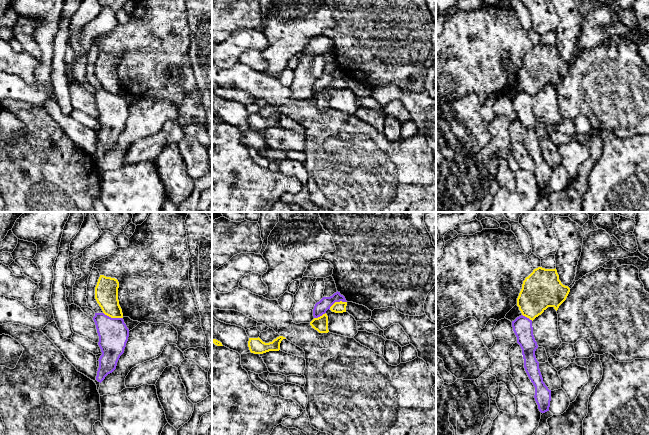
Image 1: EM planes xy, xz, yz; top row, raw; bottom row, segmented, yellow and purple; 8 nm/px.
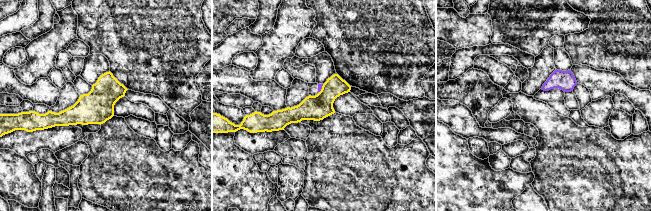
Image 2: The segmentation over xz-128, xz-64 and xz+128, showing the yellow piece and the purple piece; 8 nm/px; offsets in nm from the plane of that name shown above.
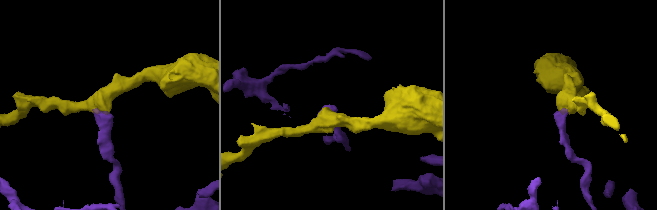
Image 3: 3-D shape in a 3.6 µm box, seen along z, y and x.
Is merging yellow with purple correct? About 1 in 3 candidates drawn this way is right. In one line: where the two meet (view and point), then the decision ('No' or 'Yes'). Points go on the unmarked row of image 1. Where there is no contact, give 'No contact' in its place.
Touches yellow at xy (113, 93). No

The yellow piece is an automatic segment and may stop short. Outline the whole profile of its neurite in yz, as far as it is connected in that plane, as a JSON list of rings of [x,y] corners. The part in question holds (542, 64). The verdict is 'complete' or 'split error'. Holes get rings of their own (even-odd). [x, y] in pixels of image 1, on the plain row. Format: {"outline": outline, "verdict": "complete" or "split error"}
{"outline": [[[538,43],[523,57],[517,82],[523,92],[533,97],[548,83],[557,87],[569,68],[570,64],[559,56],[556,44]]], "verdict": "complete"}

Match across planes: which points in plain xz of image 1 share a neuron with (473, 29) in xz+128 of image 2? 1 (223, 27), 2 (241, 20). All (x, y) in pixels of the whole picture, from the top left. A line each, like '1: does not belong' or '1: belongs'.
1: belongs
2: belongs

